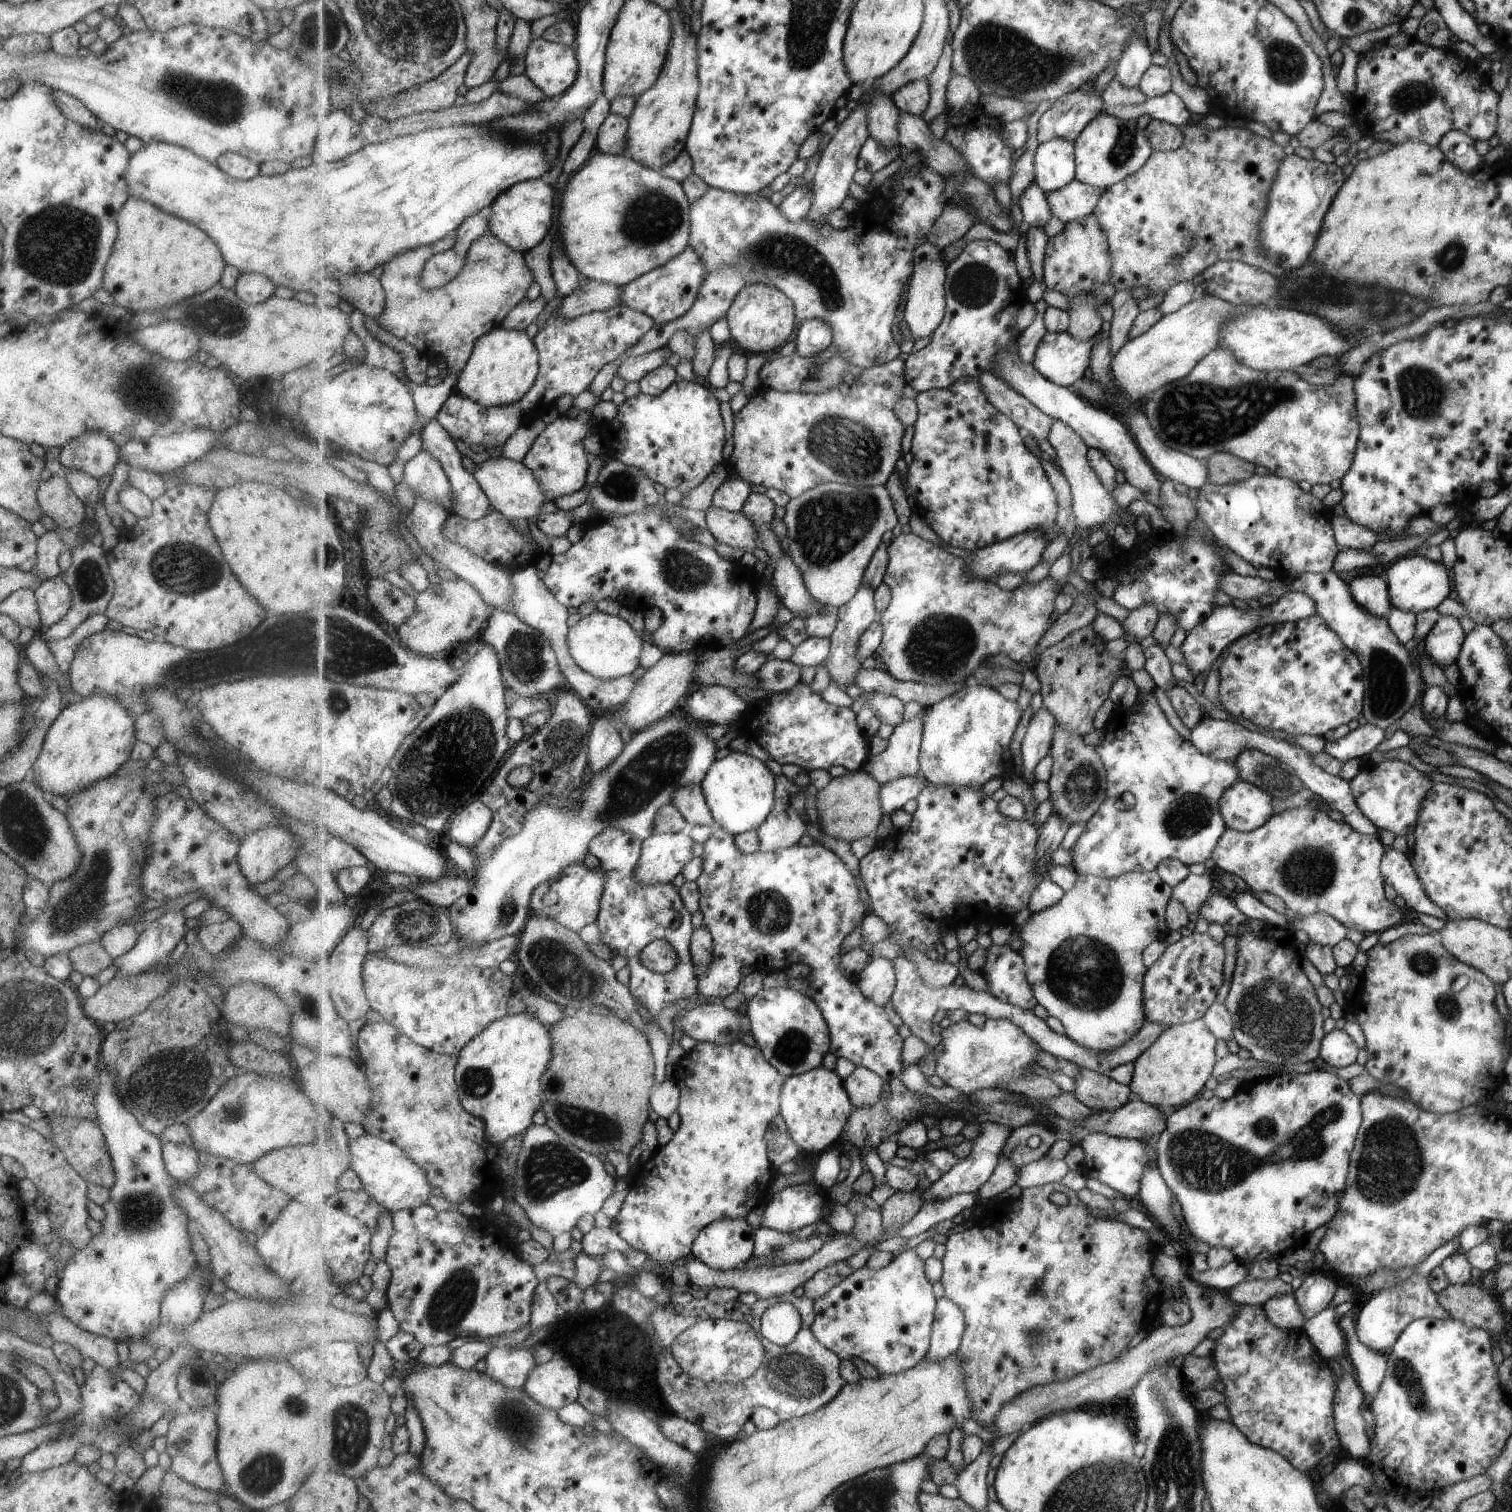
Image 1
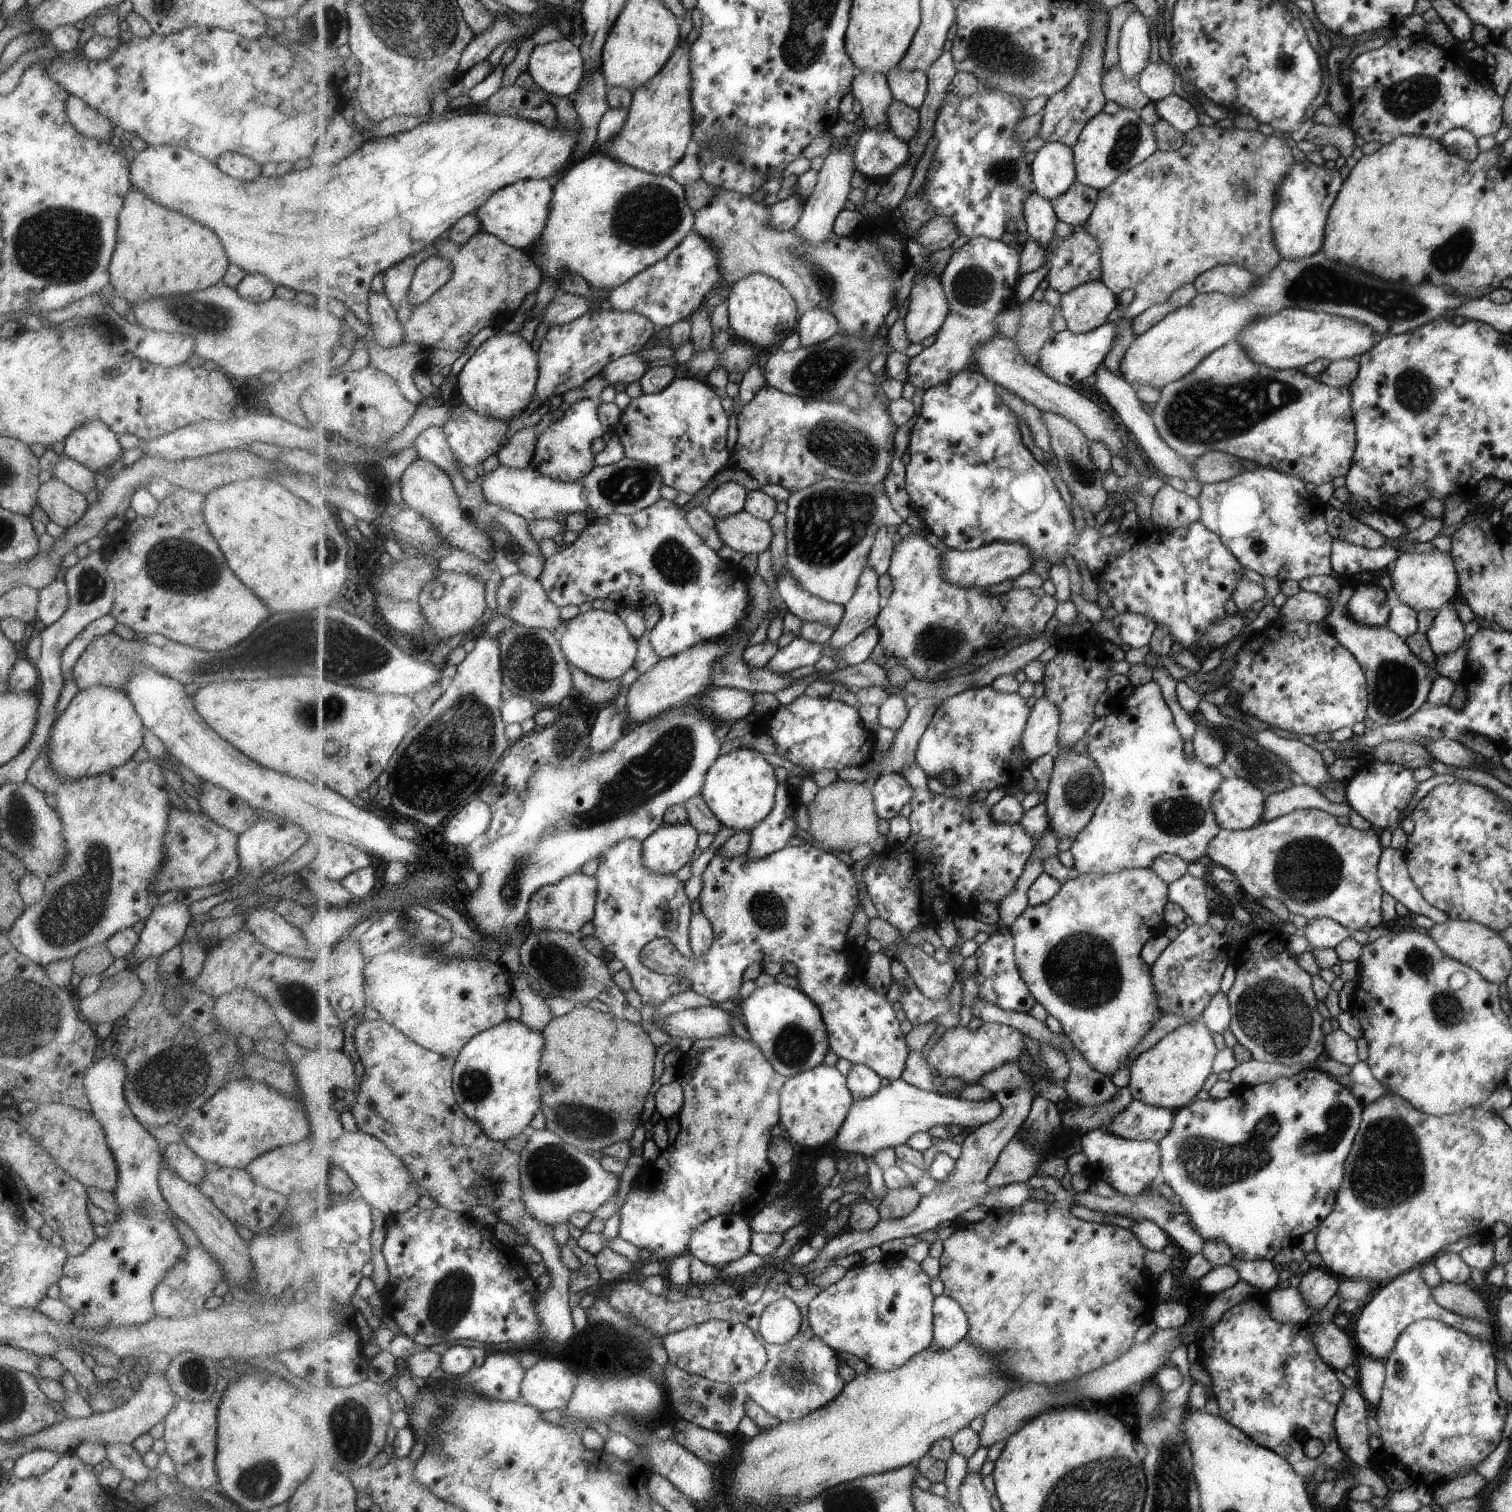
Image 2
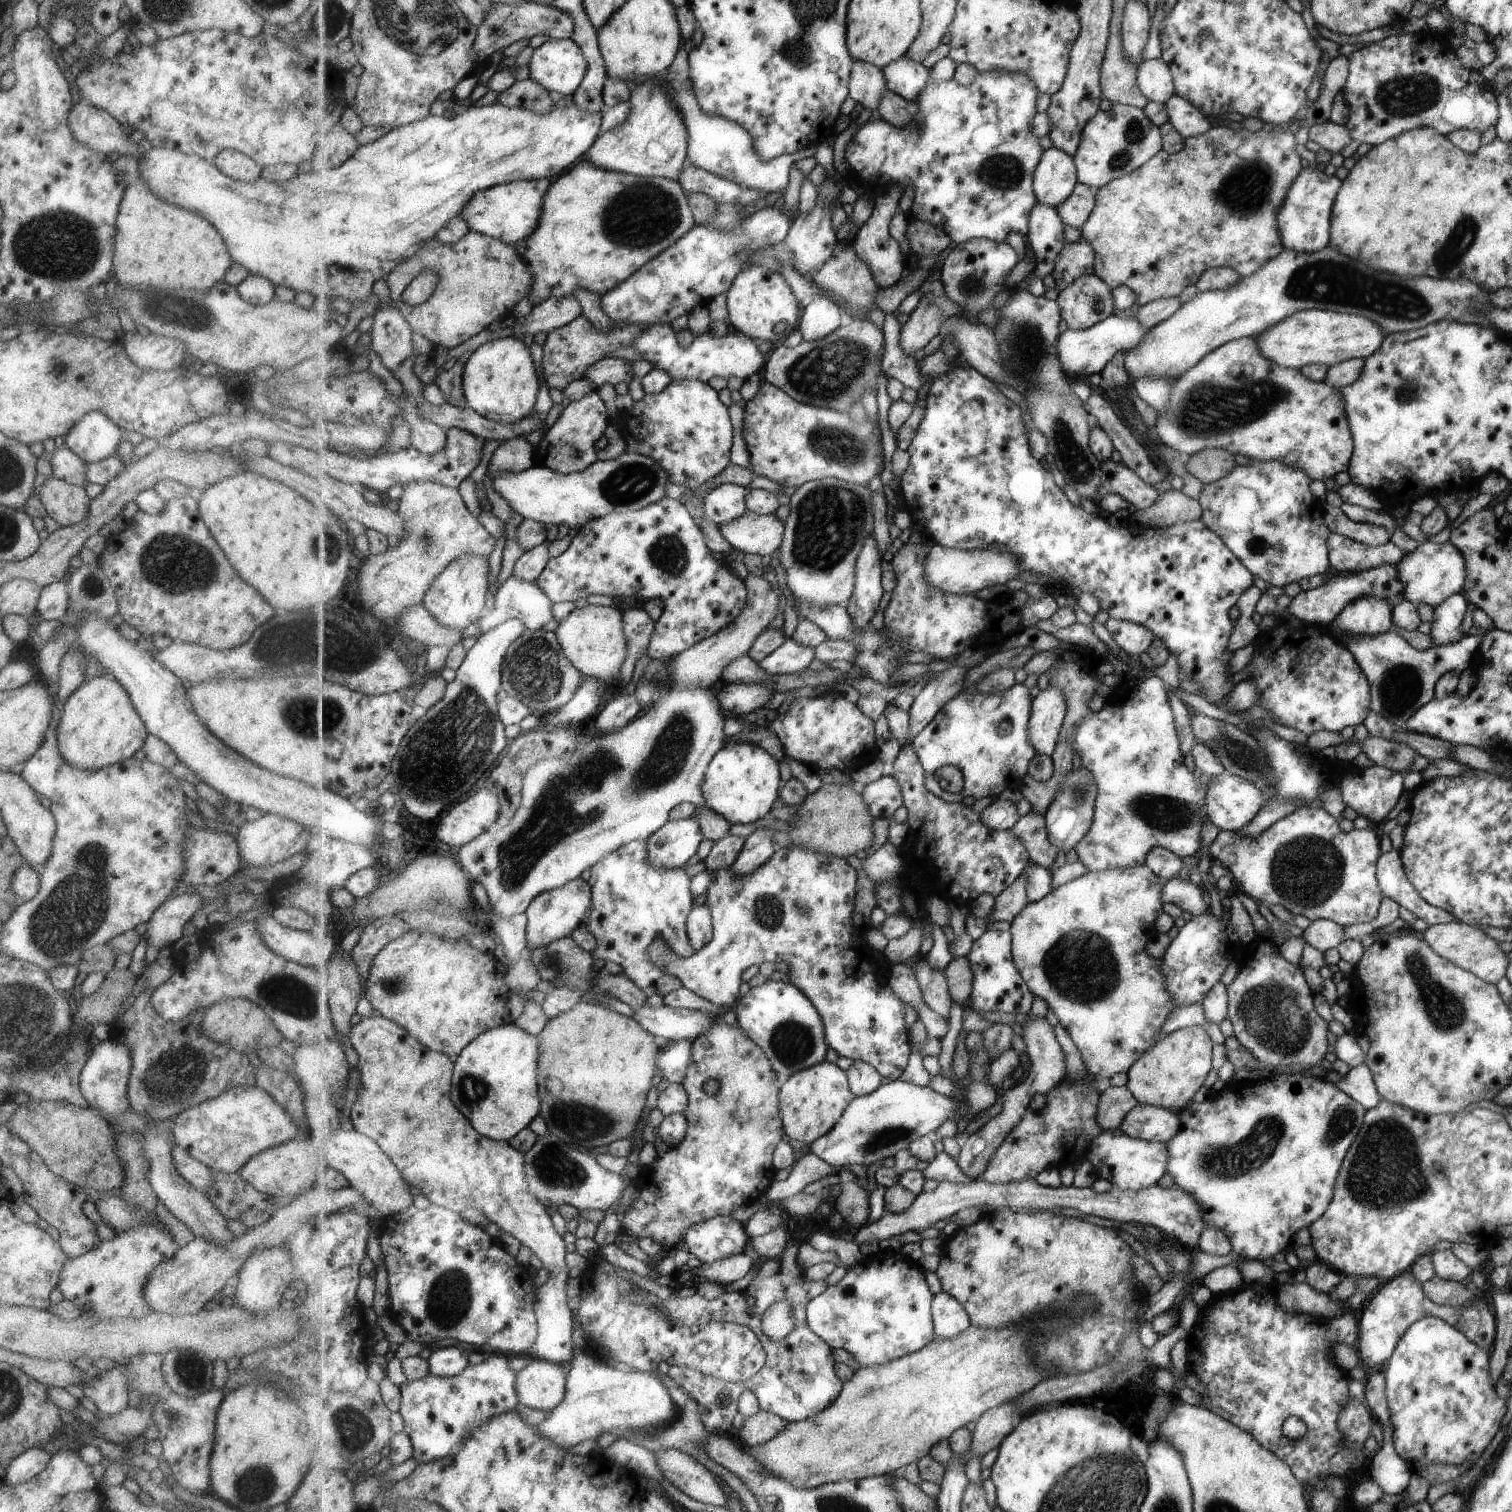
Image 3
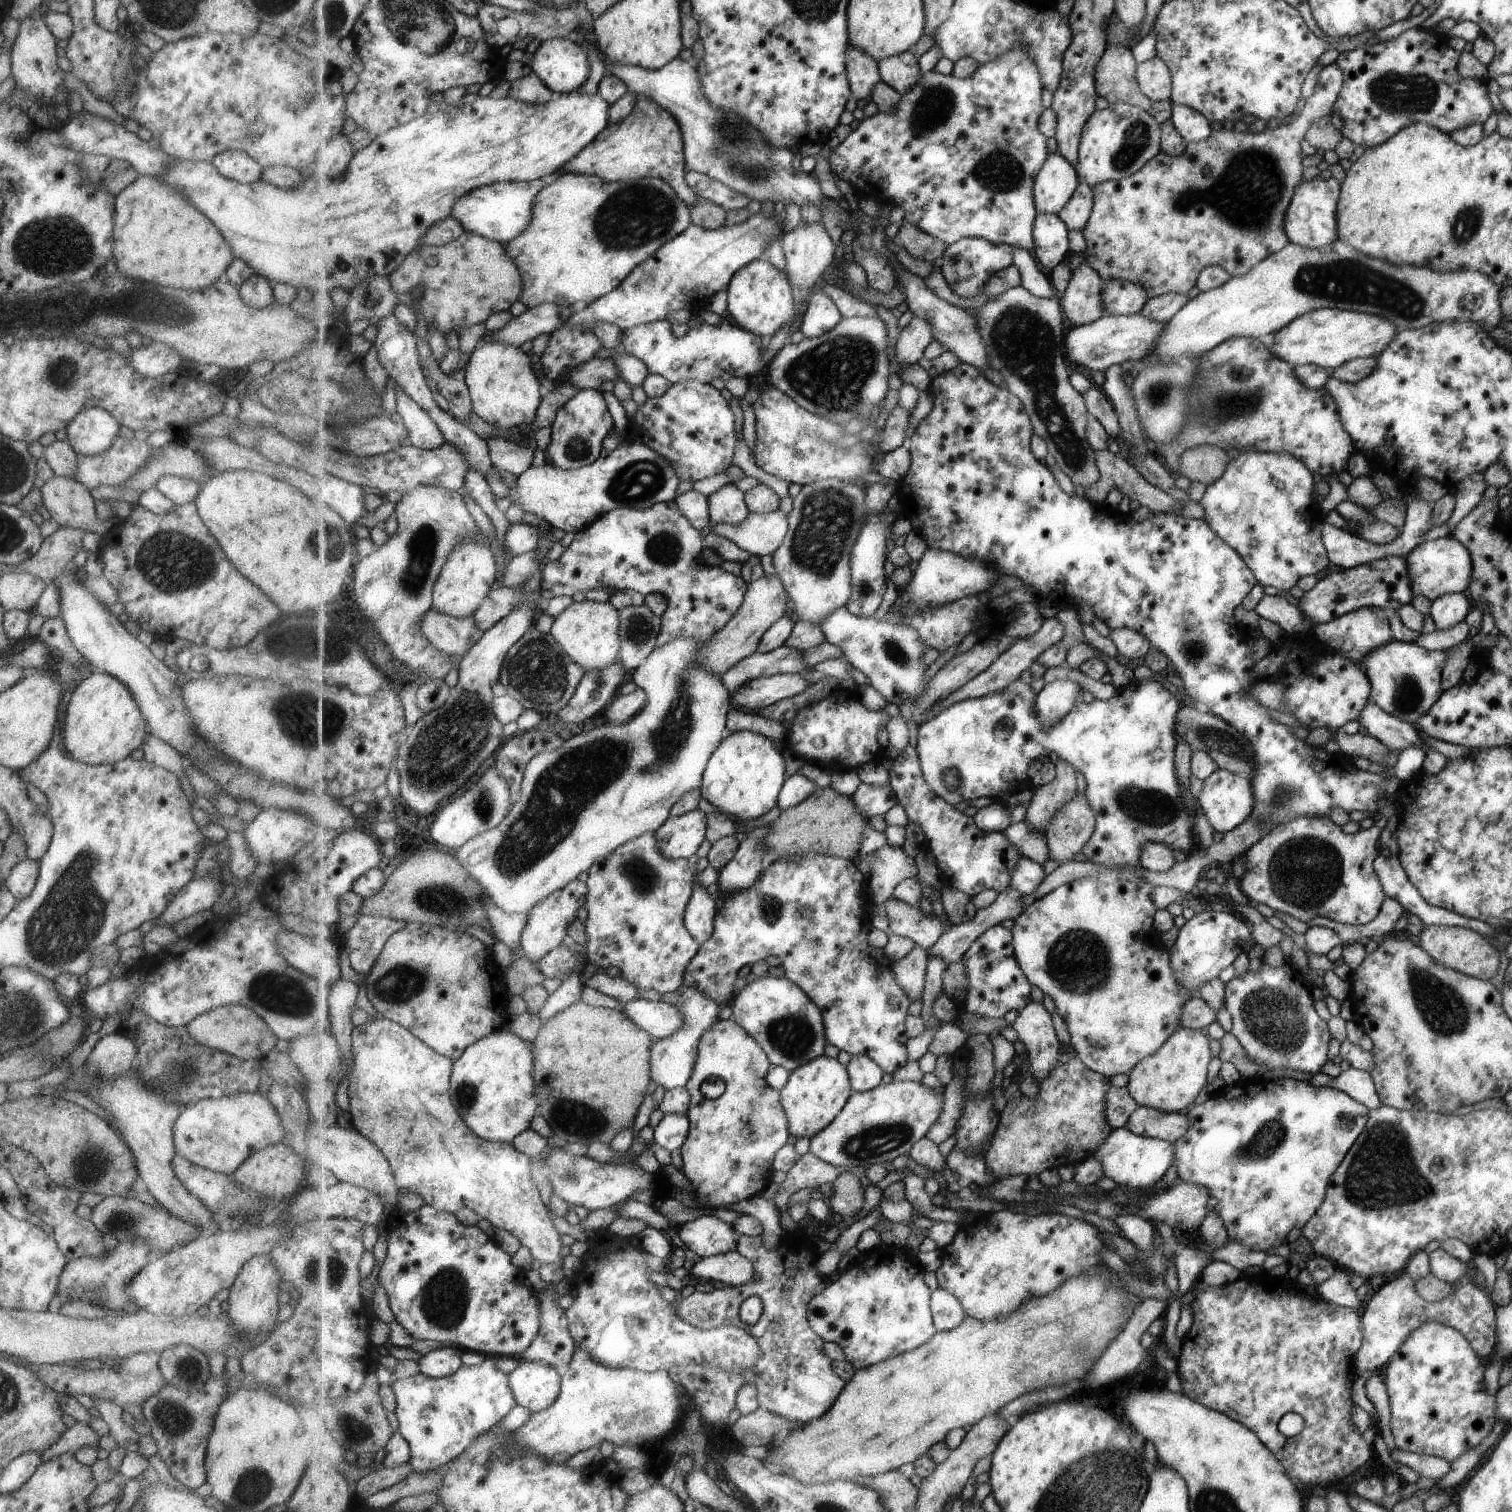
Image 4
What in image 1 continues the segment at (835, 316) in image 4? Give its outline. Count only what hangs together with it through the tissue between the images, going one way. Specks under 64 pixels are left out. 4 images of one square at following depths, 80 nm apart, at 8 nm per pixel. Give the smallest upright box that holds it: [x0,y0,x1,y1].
[794,319,834,357]

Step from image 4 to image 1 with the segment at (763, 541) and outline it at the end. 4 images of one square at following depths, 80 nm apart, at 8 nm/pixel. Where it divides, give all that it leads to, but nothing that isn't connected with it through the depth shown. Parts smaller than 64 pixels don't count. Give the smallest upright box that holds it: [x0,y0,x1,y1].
[706,504,760,552]

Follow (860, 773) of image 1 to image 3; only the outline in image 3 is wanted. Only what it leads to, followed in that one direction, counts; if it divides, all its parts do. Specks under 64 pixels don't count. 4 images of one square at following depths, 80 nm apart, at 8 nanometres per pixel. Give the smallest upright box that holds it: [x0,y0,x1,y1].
[788,784,874,858]

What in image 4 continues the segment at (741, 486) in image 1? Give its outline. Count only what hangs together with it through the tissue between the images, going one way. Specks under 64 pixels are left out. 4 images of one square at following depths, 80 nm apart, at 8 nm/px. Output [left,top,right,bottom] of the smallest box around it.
[709,483,750,526]

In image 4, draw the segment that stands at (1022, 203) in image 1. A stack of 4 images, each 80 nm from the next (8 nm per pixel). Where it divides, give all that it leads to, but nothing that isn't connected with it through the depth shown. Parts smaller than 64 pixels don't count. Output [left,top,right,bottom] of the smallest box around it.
[1033,213,1070,273]

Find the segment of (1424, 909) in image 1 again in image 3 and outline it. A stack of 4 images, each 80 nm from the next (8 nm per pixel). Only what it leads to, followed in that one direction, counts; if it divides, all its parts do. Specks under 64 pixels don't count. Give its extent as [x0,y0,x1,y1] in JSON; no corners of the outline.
[1375,855,1454,926]

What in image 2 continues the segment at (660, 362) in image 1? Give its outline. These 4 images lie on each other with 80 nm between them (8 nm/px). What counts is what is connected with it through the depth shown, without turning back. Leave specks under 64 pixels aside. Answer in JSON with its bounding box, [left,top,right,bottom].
[601,353,649,386]

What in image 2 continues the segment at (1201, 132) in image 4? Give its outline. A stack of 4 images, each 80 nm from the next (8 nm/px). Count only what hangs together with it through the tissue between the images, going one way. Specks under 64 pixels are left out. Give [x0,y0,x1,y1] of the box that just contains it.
[1151,91,1199,134]

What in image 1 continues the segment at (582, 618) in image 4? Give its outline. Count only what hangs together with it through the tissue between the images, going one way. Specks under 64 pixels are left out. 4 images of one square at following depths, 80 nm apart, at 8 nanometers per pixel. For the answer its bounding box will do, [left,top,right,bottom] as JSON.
[568,611,644,680]

